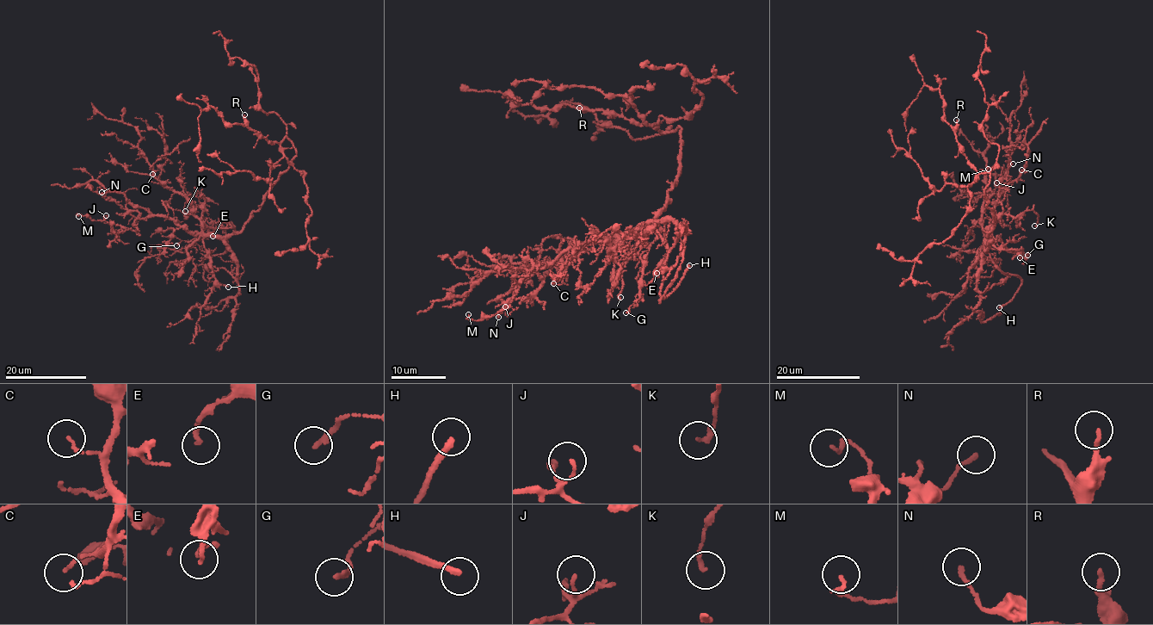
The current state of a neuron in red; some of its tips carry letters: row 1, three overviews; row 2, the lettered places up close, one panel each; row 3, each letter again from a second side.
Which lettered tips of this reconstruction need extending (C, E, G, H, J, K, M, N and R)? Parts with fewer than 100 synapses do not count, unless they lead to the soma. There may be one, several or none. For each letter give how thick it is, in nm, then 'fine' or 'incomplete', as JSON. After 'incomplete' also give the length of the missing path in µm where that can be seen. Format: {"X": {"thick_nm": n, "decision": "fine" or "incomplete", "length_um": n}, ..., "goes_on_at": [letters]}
{"C": {"thick_nm": 110, "decision": "fine"}, "E": {"thick_nm": 200, "decision": "fine"}, "G": {"thick_nm": 220, "decision": "fine"}, "H": {"thick_nm": 220, "decision": "incomplete", "length_um": 40}, "J": {"thick_nm": 100, "decision": "fine"}, "K": {"thick_nm": 160, "decision": "fine"}, "M": {"thick_nm": 150, "decision": "fine"}, "N": {"thick_nm": 180, "decision": "fine"}, "R": {"thick_nm": 170, "decision": "fine"}, "goes_on_at": ["H"]}

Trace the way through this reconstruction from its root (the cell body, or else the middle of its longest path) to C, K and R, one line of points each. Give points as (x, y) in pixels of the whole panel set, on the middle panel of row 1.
C: (674, 183), (667, 206), (651, 221), (622, 238), (600, 239), (584, 247), (553, 283)
K: (674, 183), (667, 206), (651, 221), (614, 238), (628, 249), (620, 297)
R: (674, 183), (679, 176), (679, 126), (660, 133), (644, 123), (633, 124), (617, 115), (579, 108)

